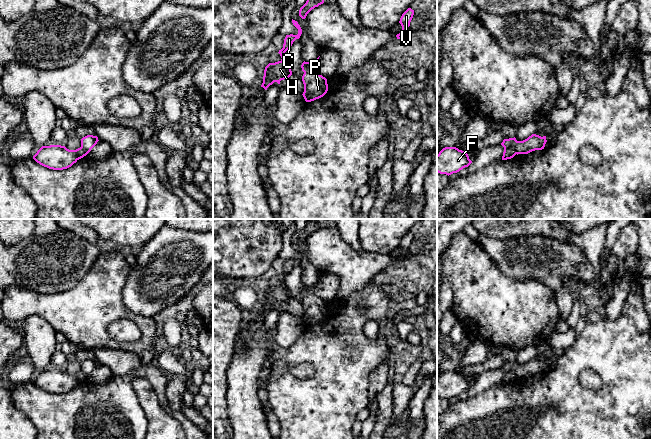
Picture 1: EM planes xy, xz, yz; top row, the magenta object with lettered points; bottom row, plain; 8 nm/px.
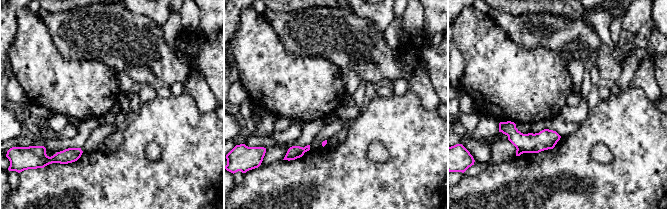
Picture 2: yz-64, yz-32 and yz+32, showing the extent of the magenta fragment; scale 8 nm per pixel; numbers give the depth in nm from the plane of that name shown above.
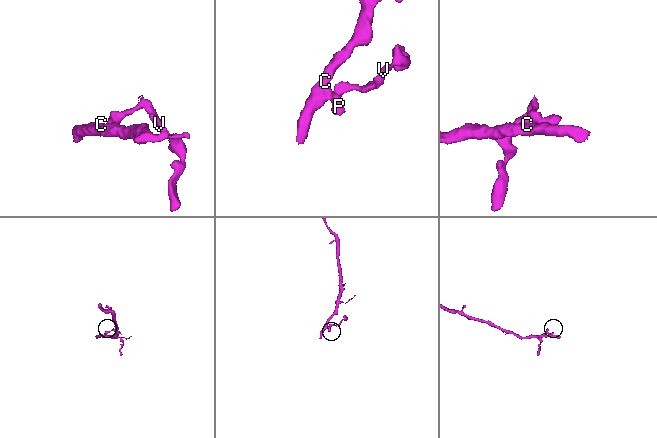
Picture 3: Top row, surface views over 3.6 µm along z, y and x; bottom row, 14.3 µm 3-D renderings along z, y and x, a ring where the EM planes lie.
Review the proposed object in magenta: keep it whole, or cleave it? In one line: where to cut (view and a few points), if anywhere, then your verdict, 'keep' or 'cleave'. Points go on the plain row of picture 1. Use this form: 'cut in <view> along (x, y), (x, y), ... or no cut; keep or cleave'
cut in yz along (504, 371), (510, 371), (516, 377); cleave

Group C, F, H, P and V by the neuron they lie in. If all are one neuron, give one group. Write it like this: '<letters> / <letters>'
C F H / P V

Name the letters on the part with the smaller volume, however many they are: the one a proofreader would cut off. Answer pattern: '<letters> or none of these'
P, V

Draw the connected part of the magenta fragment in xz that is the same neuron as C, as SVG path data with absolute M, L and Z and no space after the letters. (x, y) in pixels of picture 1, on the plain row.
M292 243L293 249L298 253L297 259L286 259L284 263L283 272L279 274L281 284L275 287L269 287L264 294L263 307L261 311L265 314L272 309L274 306L280 308L281 304L287 303L292 299L290 290L286 287L284 283L285 276L292 270L296 263L299 263L302 258L302 253L297 245Z

